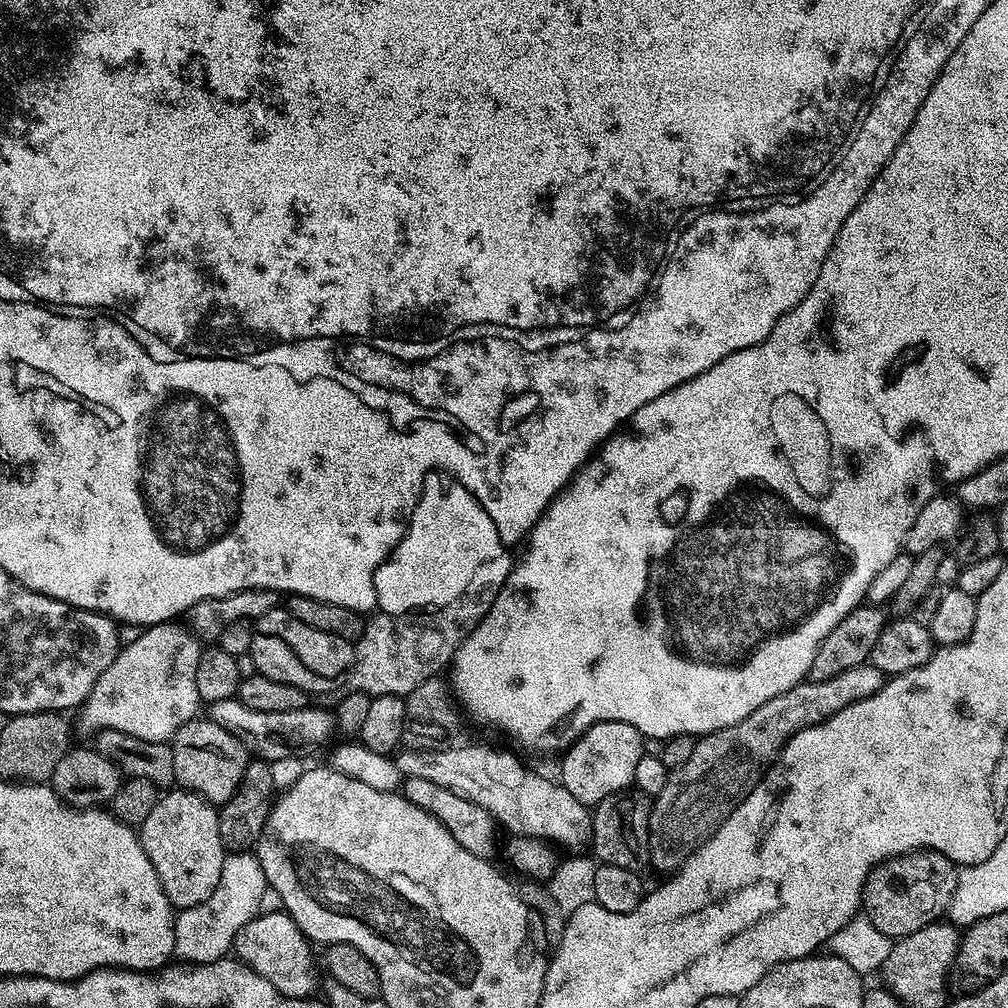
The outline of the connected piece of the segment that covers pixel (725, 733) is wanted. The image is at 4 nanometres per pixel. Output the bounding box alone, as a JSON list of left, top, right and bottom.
[648,662,885,874]

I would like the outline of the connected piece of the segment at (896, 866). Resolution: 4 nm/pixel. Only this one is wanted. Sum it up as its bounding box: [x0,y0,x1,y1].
[863,850,957,938]

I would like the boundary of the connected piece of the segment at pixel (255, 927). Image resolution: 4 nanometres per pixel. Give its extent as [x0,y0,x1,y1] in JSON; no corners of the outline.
[234,910,318,1000]

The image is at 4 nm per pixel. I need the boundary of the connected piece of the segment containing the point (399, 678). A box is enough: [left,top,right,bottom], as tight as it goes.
[350,596,484,697]

